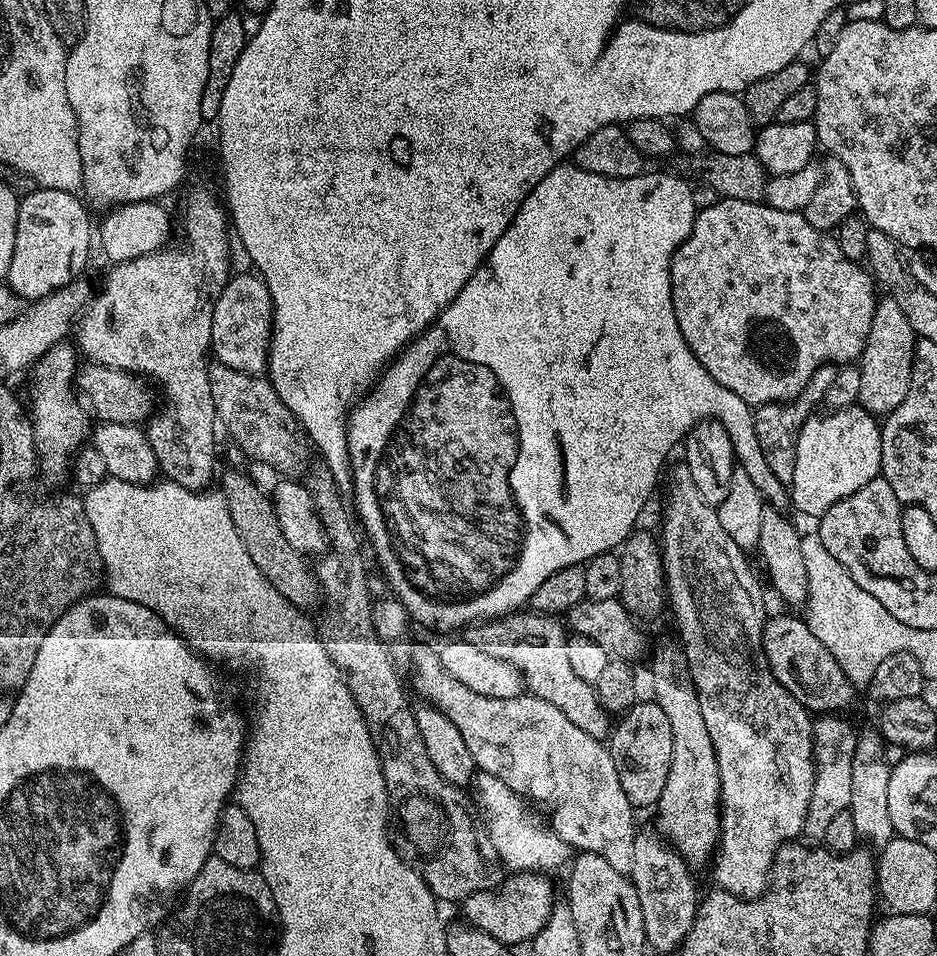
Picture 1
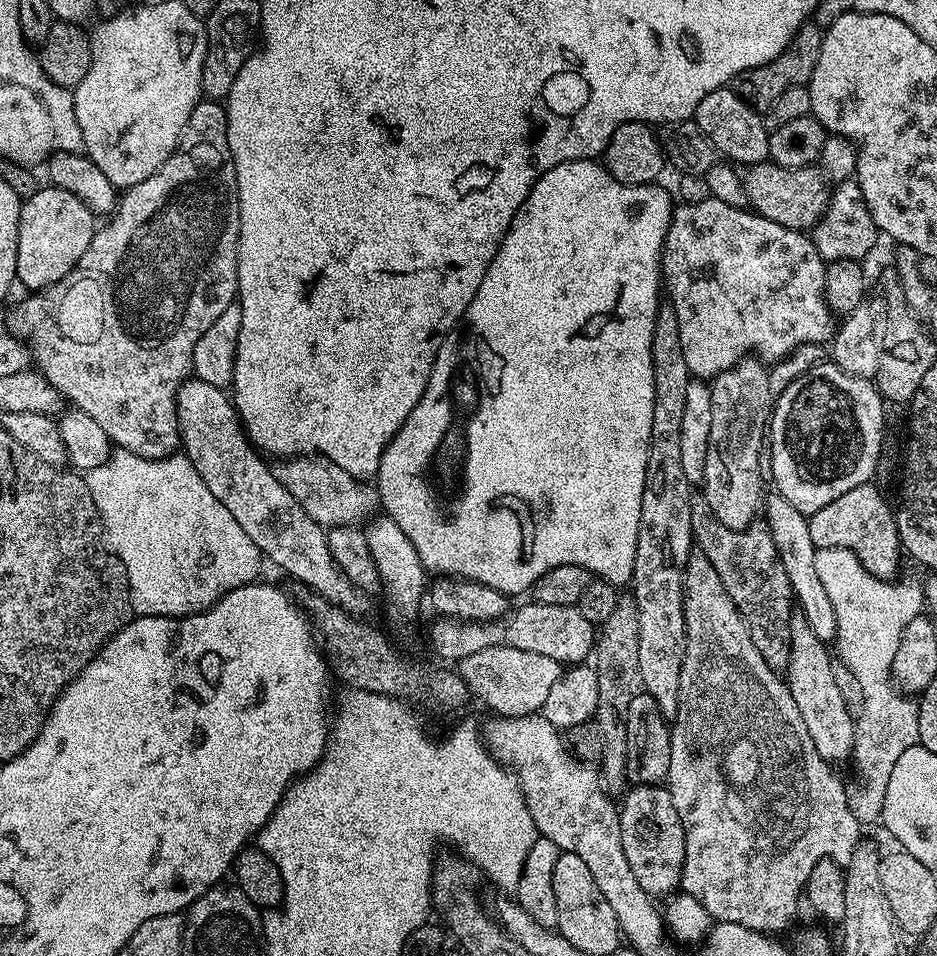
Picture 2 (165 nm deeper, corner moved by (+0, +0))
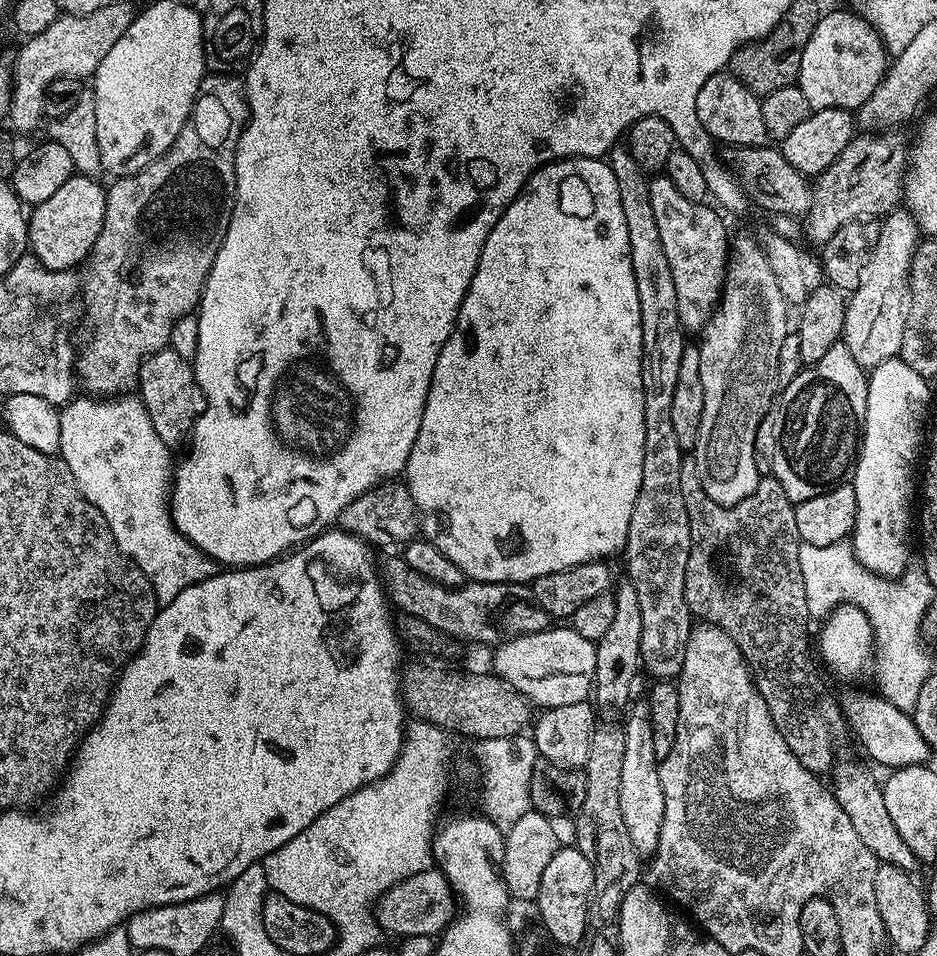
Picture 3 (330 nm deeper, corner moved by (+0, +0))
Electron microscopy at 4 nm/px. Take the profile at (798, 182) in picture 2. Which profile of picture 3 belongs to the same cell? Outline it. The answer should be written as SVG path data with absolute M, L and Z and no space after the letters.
M881 130L871 134L853 135L846 150L838 154L838 158L825 172L815 177L812 184L812 204L802 220L802 232L808 235L810 243L822 246L830 242L830 238L834 238L834 234L838 234L842 226L865 218L883 218L901 203L904 181L910 163L910 140L909 137L907 140L901 132L900 130Z

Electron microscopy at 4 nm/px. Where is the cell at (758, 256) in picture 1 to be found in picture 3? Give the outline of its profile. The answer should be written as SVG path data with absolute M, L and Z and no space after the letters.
M663 174L653 175L648 180L648 185L650 206L654 209L654 218L658 218L658 234L662 237L662 250L666 250L666 258L670 261L670 274L674 274L680 324L689 333L699 333L716 311L716 306L720 303L720 294L724 291L724 277L730 259L730 235L728 236L728 228L724 225L725 217L715 207L708 208L707 203L699 204L690 202L690 198L682 198L682 194L674 190L674 182L670 182Z

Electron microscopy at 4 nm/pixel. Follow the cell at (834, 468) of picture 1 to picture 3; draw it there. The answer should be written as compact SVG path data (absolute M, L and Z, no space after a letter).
M843 342L830 346L830 350L826 350L826 355L818 358L816 364L801 367L799 370L801 372L789 384L787 381L783 385L778 399L766 414L756 435L757 445L772 463L771 475L775 476L782 490L786 490L786 498L790 498L793 505L827 492L849 475L858 455L868 393L866 369L854 362L854 354L850 354Z

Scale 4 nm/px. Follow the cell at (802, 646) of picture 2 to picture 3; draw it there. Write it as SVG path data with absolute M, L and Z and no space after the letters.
M841 759L830 773L830 787L838 806L846 810L846 818L850 818L858 838L862 838L863 844L870 849L870 854L876 856L880 864L893 864L903 872L915 873L918 867L916 855L914 850L910 850L910 846L906 846L906 841L903 840L902 834L898 834L894 821L886 811L886 798L881 781L876 781L862 765L855 764L852 760L843 760Z

